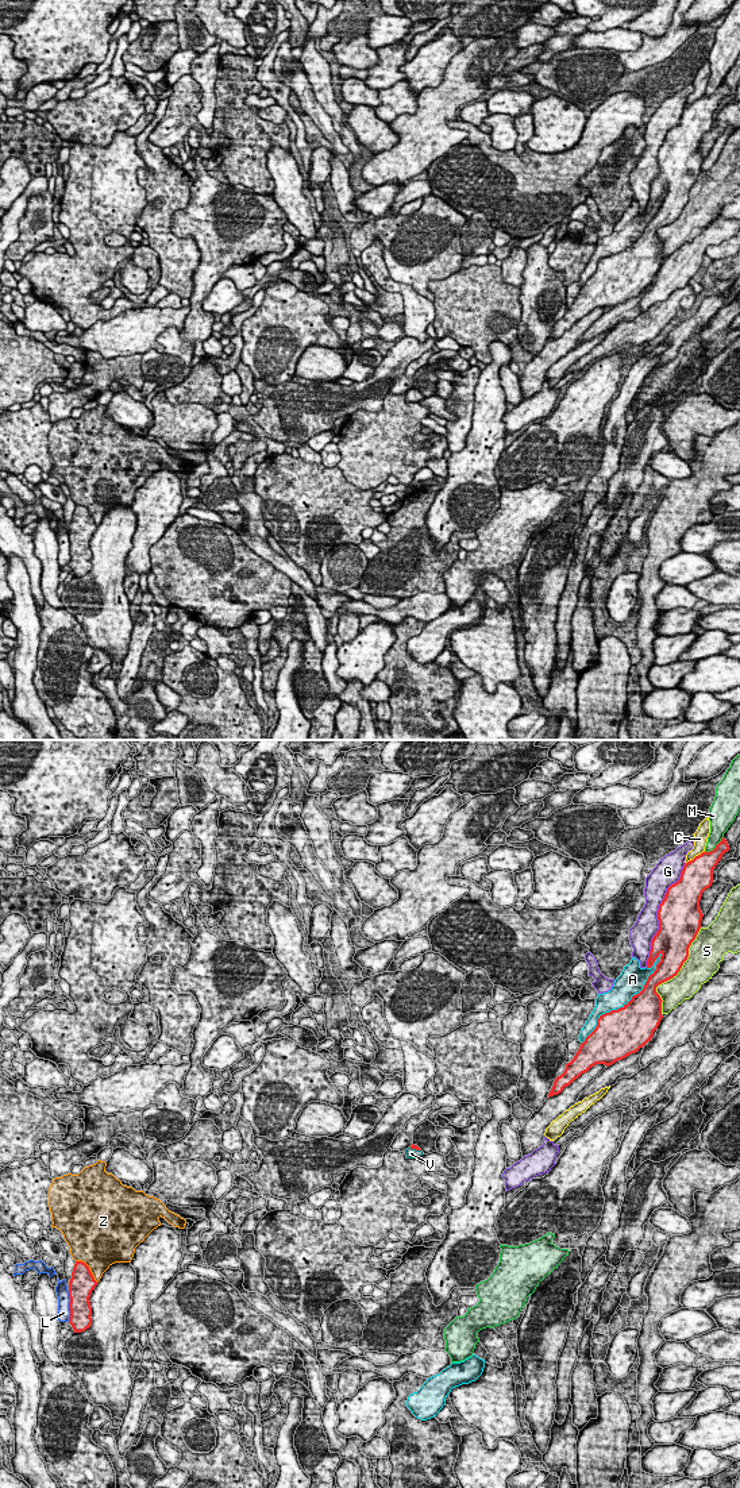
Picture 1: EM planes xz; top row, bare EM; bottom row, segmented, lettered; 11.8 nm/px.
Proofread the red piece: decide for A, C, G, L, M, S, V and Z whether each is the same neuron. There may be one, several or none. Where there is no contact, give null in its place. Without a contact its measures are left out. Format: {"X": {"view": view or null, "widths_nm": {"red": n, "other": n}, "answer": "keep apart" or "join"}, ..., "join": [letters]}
{"A": {"view": "xz", "widths_nm": {"red": 480, "other": 300}, "answer": "keep apart"}, "C": {"view": "xz", "widths_nm": {"red": 380, "other": 170}, "answer": "keep apart"}, "G": {"view": "xz", "widths_nm": {"red": 500, "other": 280}, "answer": "keep apart"}, "L": {"view": "xz", "widths_nm": {"red": 280, "other": 160}, "answer": "keep apart"}, "M": {"view": "xz", "widths_nm": {"red": 240, "other": 200}, "answer": "keep apart"}, "S": {"view": "xz", "widths_nm": {"red": 320, "other": 360}, "answer": "keep apart"}, "V": {"view": "xz", "widths_nm": {"red": 60, "other": 130}, "answer": "join"}, "Z": {"view": "xz", "widths_nm": {"red": 300, "other": 440}, "answer": "keep apart"}, "join": ["V"]}

